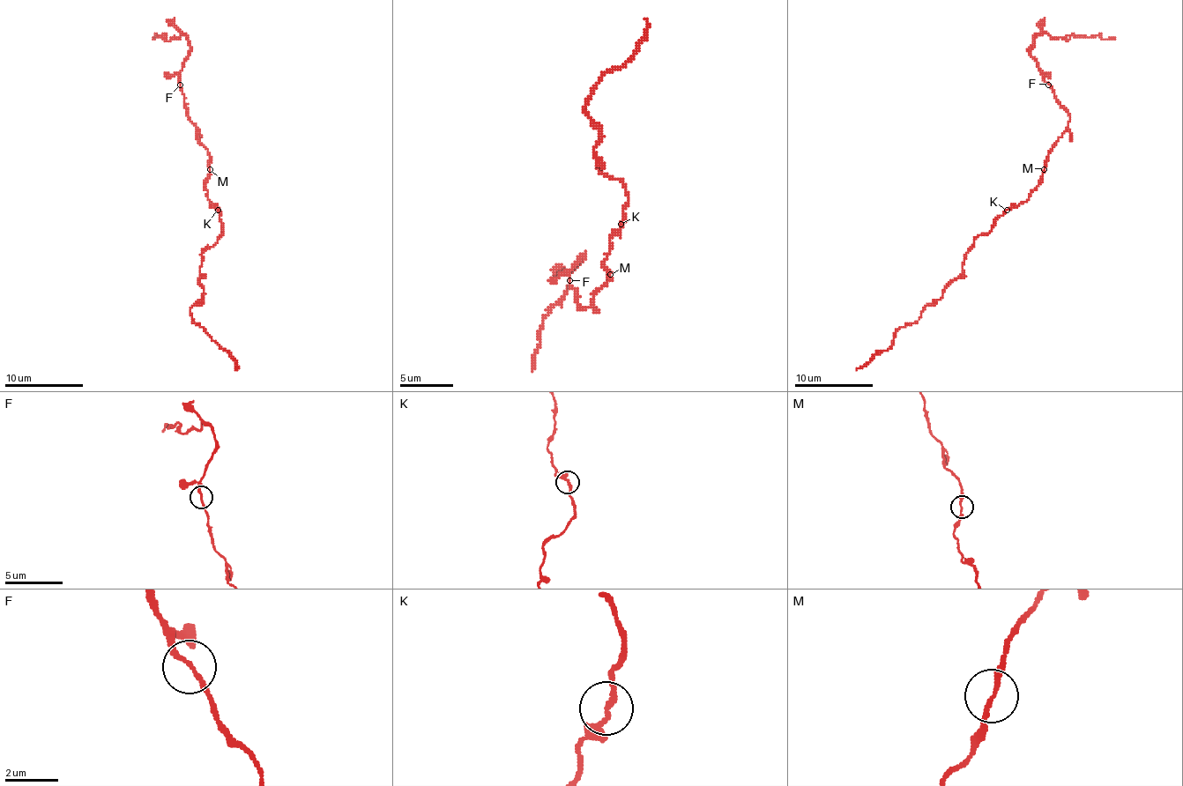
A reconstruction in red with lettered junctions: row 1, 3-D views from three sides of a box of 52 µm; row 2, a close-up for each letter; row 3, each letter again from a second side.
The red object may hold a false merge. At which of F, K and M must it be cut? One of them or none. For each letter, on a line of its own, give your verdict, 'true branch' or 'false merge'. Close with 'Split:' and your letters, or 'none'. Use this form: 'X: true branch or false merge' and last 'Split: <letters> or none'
F: true branch
K: true branch
M: true branch
Split: none

